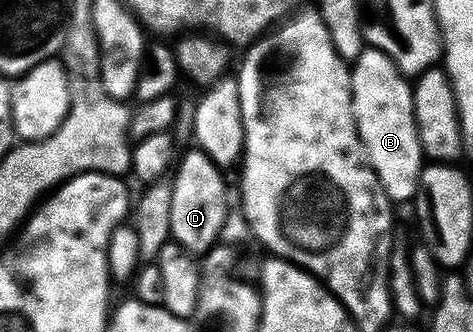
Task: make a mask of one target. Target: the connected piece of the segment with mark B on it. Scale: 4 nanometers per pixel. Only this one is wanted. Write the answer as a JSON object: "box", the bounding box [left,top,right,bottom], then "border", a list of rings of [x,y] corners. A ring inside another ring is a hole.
{"box":[350,46,424,202],"border":[[[366,46],[352,64],[350,101],[352,102],[354,125],[362,143],[362,150],[366,154],[366,161],[369,162],[370,169],[376,174],[381,191],[391,202],[413,201],[418,191],[418,180],[422,176],[424,157],[414,121],[414,93],[411,81],[399,72],[392,58],[388,58],[388,54],[384,54],[379,48]]]}

